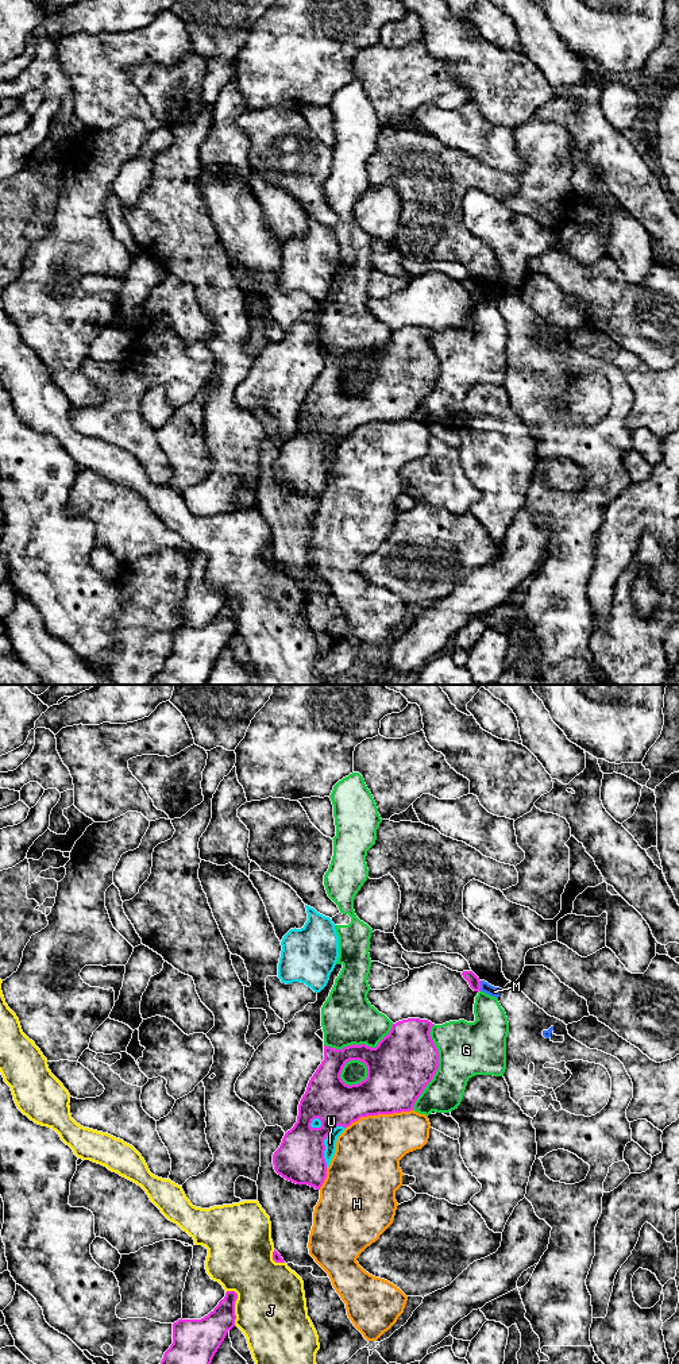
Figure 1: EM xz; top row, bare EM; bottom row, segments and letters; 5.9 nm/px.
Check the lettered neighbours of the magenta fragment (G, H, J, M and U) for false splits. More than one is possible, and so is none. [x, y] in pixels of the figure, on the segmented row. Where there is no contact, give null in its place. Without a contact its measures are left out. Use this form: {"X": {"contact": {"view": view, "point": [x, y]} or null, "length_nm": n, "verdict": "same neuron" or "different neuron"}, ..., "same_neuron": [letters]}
{"G": {"contact": {"view": "xz", "point": [438, 1067]}, "length_nm": 550, "verdict": "different neuron"}, "H": {"contact": {"view": "xz", "point": [378, 1113]}, "length_nm": 420, "verdict": "different neuron"}, "J": {"contact": {"view": "xz", "point": [234, 1305]}, "length_nm": 220, "verdict": "different neuron"}, "M": {"contact": {"view": "xz", "point": [479, 986]}, "length_nm": 60, "verdict": "different neuron"}, "U": {"contact": {"view": "xz", "point": [323, 1144]}, "length_nm": 280, "verdict": "different neuron"}, "same_neuron": []}

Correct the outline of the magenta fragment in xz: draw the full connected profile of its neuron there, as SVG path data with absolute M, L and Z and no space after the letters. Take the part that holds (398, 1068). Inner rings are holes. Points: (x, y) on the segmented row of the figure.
M408 1018L393 1024L375 1048L366 1044L352 1044L343 1049L324 1045L324 1060L300 1101L297 1122L285 1133L273 1155L275 1172L296 1184L320 1190L327 1178L324 1140L336 1126L347 1128L360 1117L413 1110L414 1102L439 1068L439 1051L429 1034L432 1026L428 1020ZM350 1060L359 1060L367 1067L367 1078L351 1086L340 1078Z

